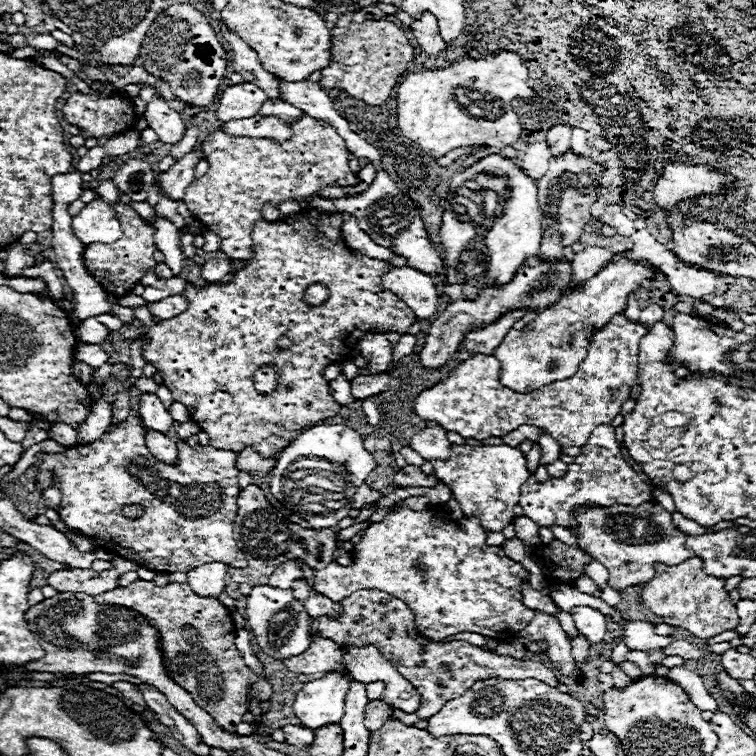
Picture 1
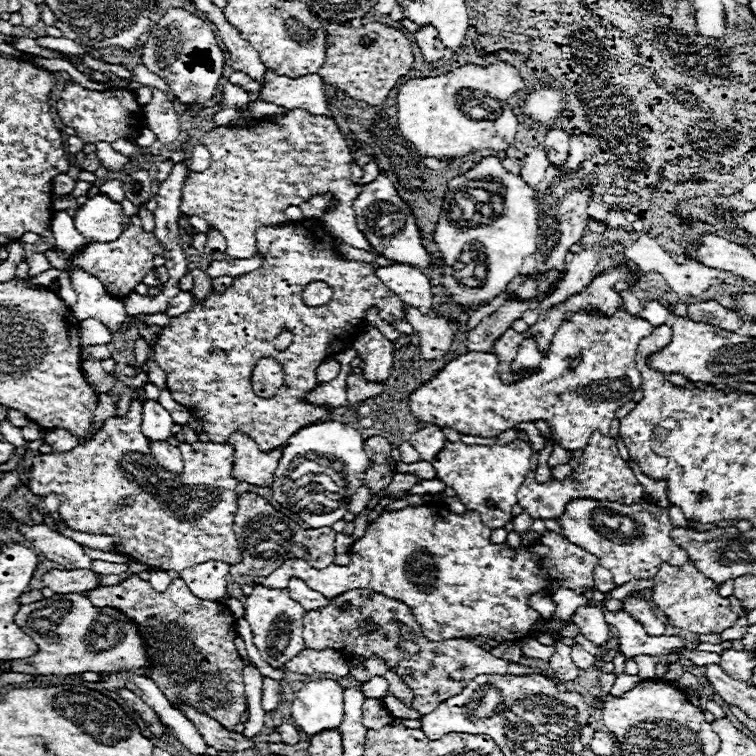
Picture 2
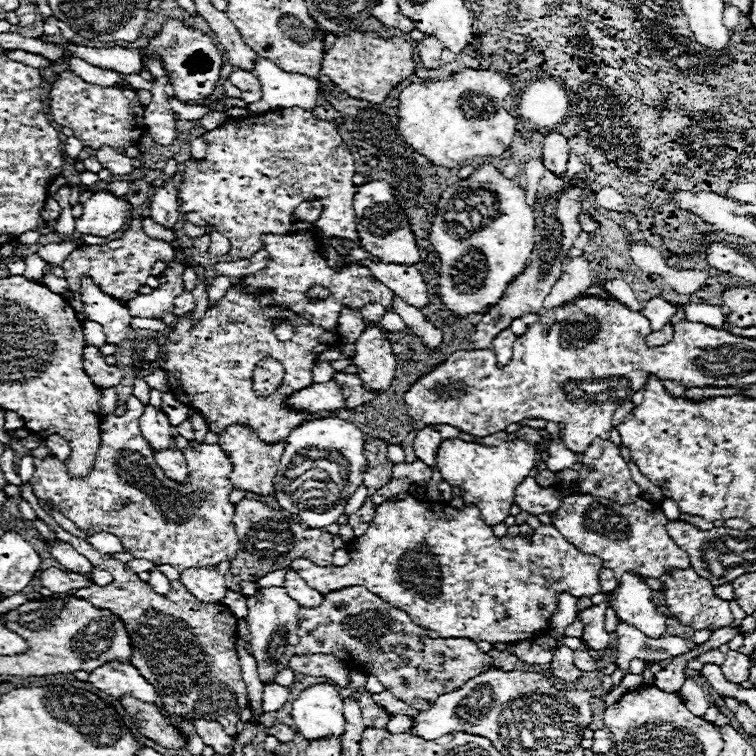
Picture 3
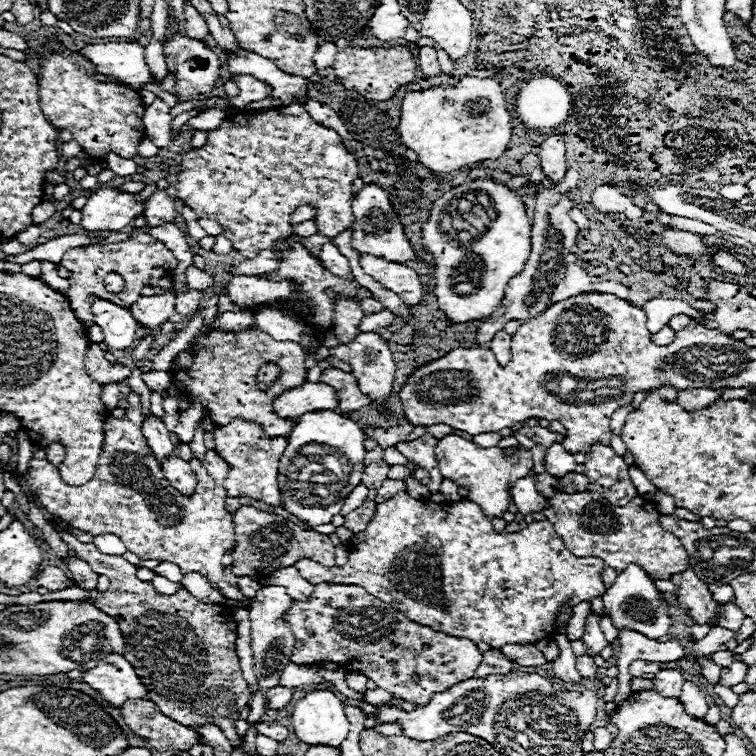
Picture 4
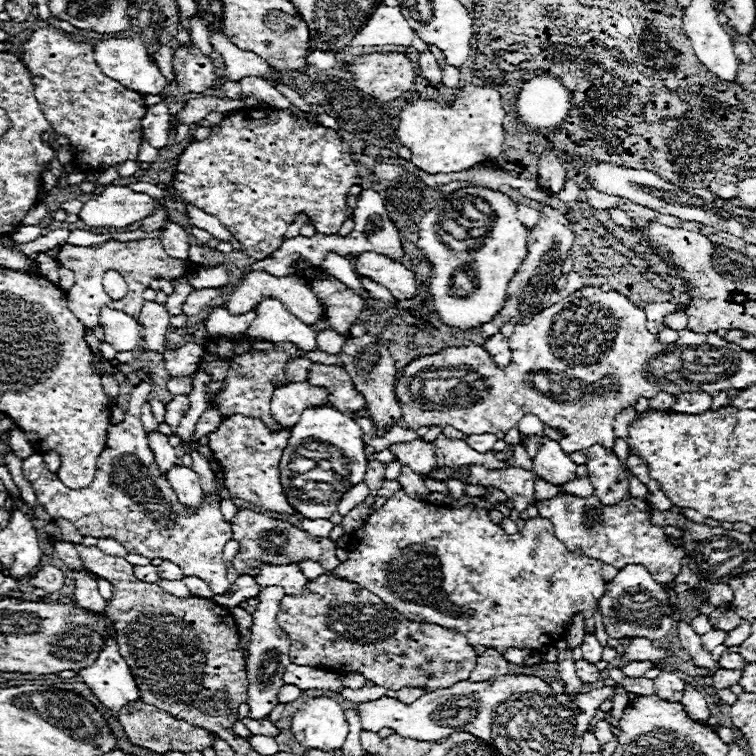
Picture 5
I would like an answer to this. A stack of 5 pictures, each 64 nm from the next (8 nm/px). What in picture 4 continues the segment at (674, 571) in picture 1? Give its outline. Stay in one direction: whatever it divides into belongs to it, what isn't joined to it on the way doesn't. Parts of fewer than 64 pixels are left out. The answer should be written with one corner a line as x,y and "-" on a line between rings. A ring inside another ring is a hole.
686,568
684,572
680,572
676,576
670,576
670,582
678,586
676,606
684,608
696,624
710,624
714,618
718,618
718,610
724,604
718,604
712,598
712,594
708,590
708,584
702,582
692,572
692,568

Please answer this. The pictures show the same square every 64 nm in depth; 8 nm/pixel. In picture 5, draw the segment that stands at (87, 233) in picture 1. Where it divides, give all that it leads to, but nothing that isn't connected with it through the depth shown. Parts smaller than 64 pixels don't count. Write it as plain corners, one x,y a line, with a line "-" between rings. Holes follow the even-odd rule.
106,186
82,206
80,220
90,228
126,228
146,218
152,210
154,200
148,194
132,192
126,186

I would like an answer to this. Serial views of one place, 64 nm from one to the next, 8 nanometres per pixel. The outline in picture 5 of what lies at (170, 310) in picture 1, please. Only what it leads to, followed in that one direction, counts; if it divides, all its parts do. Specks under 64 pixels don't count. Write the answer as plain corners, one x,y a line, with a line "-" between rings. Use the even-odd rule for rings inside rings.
204,288
204,290
192,290
182,304
182,314
186,316
196,316
202,308
206,308
214,298
222,296
226,288

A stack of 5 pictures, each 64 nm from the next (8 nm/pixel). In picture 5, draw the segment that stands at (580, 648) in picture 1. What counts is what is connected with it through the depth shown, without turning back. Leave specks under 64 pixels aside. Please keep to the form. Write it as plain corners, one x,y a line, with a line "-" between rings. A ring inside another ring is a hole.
578,660
576,672
582,682
598,682
600,680
600,670
594,664
590,664
588,660

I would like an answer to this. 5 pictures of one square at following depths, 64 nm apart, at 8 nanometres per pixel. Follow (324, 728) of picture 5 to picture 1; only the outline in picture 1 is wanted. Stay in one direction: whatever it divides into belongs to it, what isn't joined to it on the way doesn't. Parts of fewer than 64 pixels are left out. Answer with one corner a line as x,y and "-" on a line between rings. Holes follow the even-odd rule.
332,670
320,680
306,682
294,702
296,718
316,730
324,724
338,724
344,714
344,698
350,686
350,674

